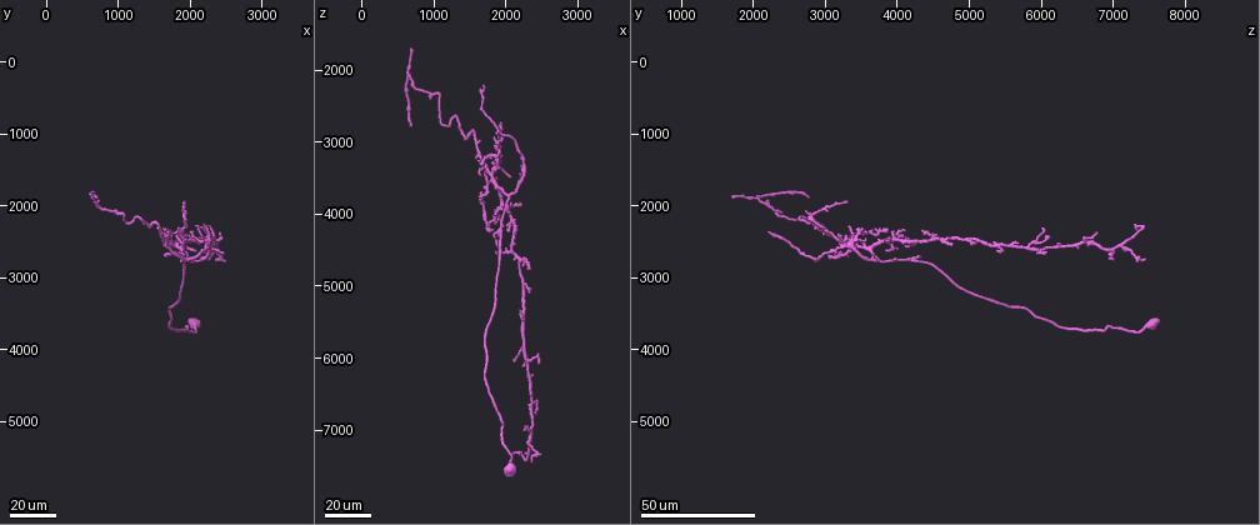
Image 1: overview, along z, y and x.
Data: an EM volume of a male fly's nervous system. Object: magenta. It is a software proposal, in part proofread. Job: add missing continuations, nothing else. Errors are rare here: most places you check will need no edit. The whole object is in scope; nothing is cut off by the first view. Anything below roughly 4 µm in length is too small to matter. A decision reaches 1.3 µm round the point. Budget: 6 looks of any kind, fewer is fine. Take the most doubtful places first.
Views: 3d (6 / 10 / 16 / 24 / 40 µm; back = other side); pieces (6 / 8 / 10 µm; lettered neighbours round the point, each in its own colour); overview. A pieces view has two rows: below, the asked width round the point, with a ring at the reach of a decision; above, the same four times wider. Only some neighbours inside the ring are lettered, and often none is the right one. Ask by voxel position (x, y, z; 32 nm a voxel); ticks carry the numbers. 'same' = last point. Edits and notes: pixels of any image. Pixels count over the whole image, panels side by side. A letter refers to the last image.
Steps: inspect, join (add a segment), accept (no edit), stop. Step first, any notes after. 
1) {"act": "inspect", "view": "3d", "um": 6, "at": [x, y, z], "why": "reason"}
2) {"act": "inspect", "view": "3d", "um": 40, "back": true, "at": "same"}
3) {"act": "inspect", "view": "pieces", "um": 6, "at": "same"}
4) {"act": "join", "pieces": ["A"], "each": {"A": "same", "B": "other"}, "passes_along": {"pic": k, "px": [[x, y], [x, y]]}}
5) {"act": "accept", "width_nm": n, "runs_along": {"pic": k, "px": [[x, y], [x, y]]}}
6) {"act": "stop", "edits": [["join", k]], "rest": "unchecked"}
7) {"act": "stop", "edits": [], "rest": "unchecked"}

{"act": "inspect", "view": "3d", "um": 24, "at": [1850, 2600, 4000], "why": "tapers out"}

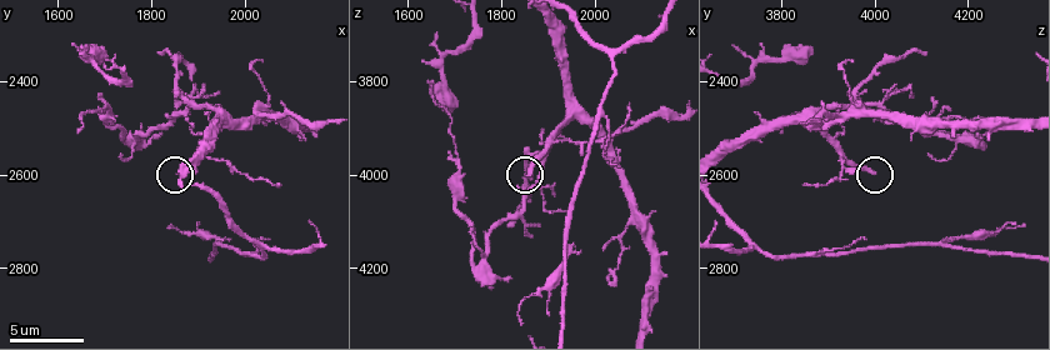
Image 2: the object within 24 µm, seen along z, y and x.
{"act": "inspect", "view": "pieces", "um": 6, "at": [1855, 2595, 3995]}

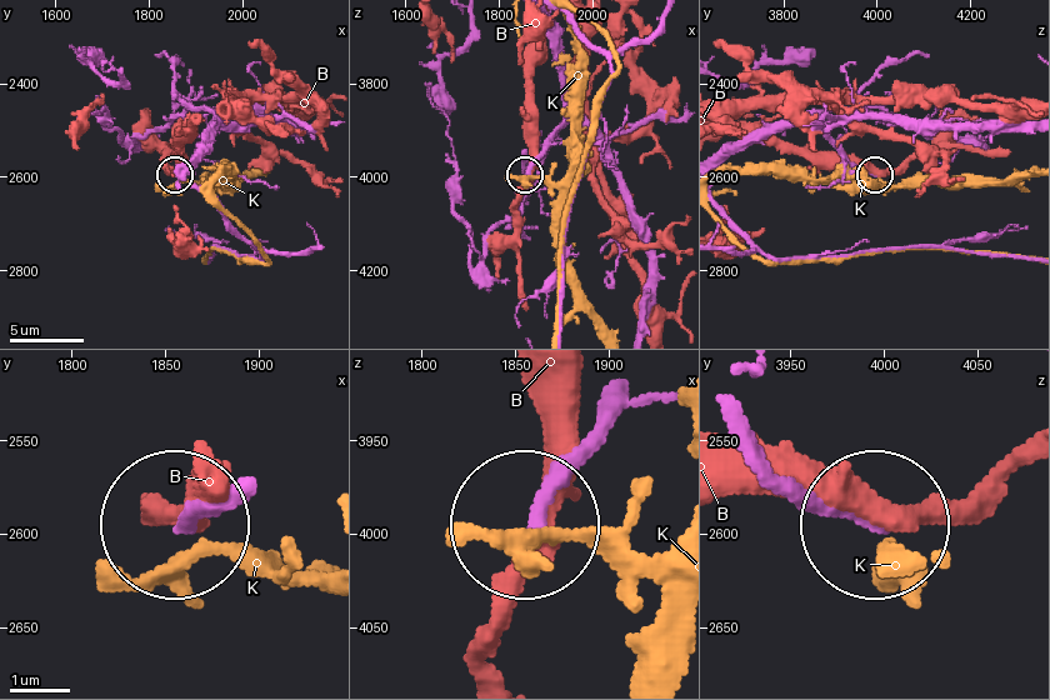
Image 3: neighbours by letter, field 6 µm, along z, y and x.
{"act": "accept", "each": {"B": "other", "K": "other"}, "runs_along": {"pic": 3, "px": [[616, 406], [531, 521]]}, "found": "no lettered segment goes on from it"}

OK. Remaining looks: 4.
{"act": "inspect", "view": "3d", "um": 40, "at": [2450, 2600, 6100], "why": "free end"}

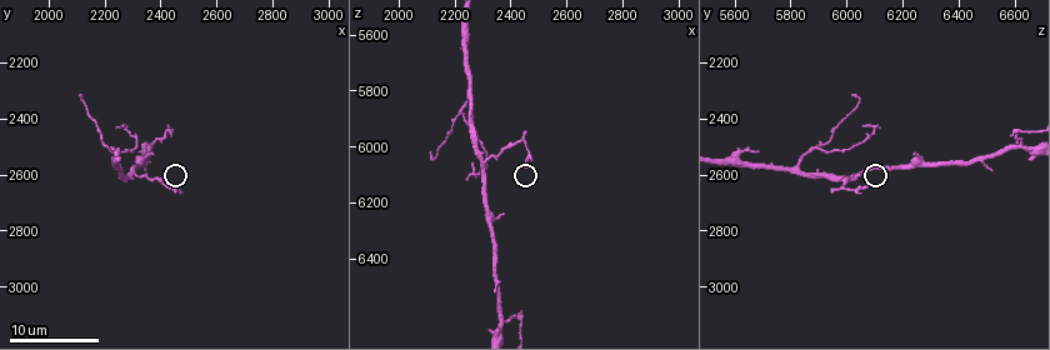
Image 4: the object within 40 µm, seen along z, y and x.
{"act": "inspect", "view": "pieces", "um": 10, "at": [2460, 2650, 6070], "why": "what lies round it"}

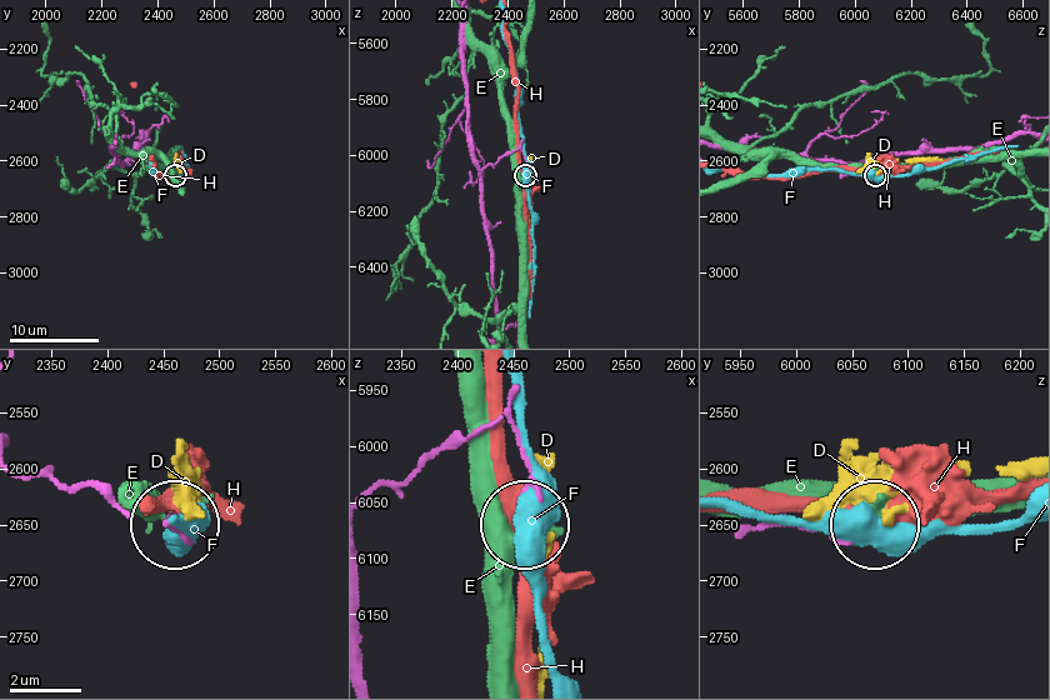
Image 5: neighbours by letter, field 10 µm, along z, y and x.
{"act": "accept", "width_nm": 180, "each": {"D": "other", "E": "other", "F": "other", "H": "other"}, "found": "none of them fits"}

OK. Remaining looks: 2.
{"act": "inspect", "view": "3d", "um": 24, "at": [2200, 2650, 5400], "why": "an open end"}

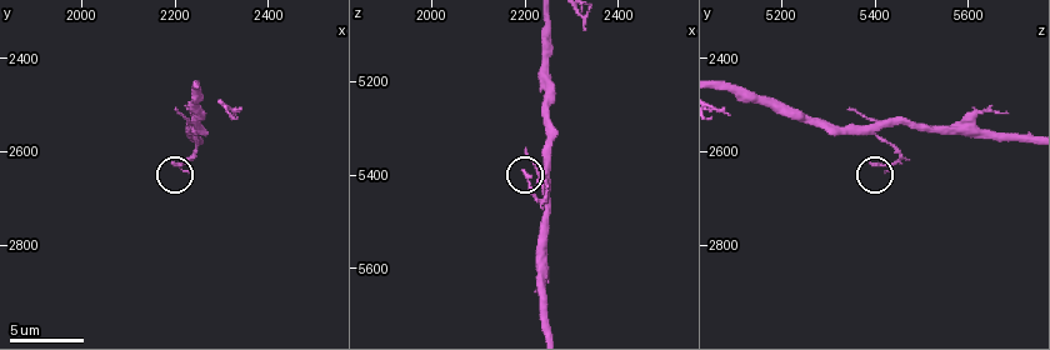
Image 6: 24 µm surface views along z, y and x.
{"act": "inspect", "view": "pieces", "um": 8, "at": [2195, 2625, 5390]}

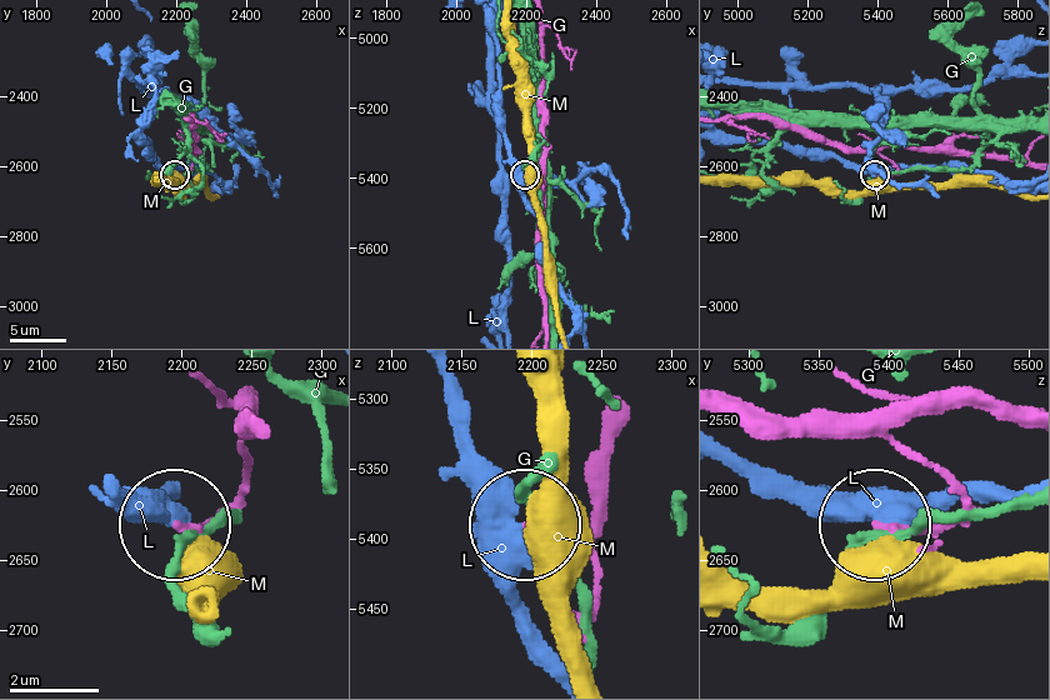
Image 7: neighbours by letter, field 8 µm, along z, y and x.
{"act": "accept", "each": {"G": "other", "L": "other", "M": "other"}, "runs_along": {"pic": 7, "px": [[726, 398], [871, 420], [958, 495], [939, 525], [875, 529]]}, "found": "no lettered segment goes on from it"}

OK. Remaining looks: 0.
{"act": "stop", "edits": [], "rest": "unchecked"}

